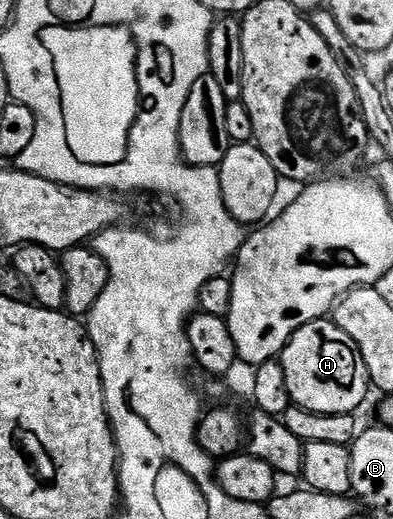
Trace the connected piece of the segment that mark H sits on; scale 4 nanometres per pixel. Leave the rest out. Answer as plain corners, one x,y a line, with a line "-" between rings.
328,318
316,319
299,328
281,352
279,362
283,365
283,373
287,373
290,400
311,413
352,415
371,392
363,357
353,346
351,337

